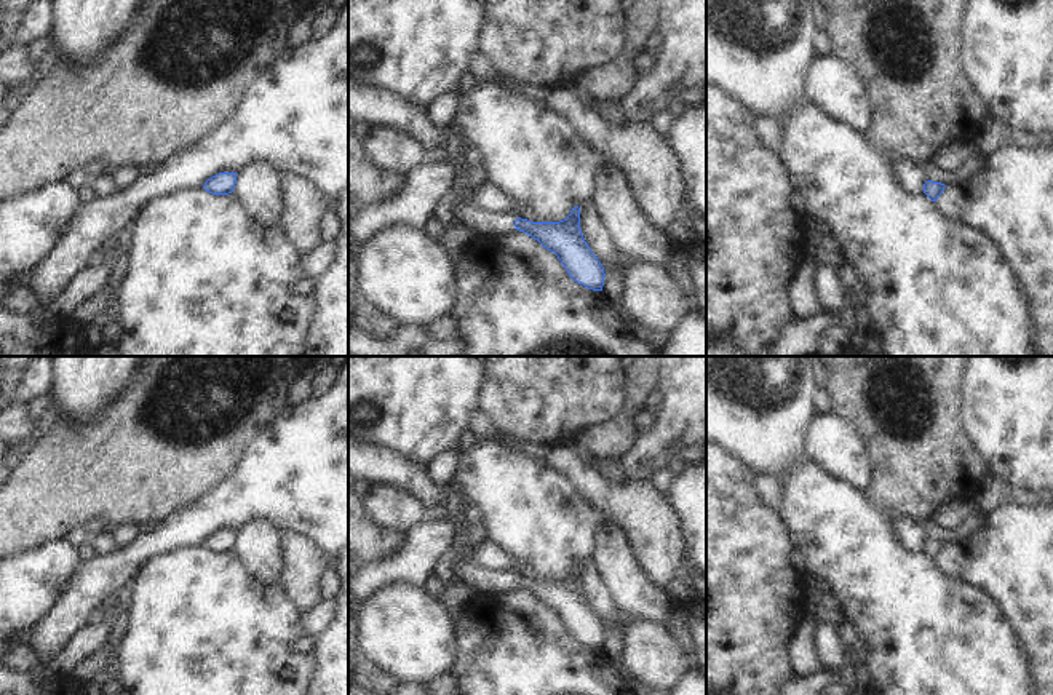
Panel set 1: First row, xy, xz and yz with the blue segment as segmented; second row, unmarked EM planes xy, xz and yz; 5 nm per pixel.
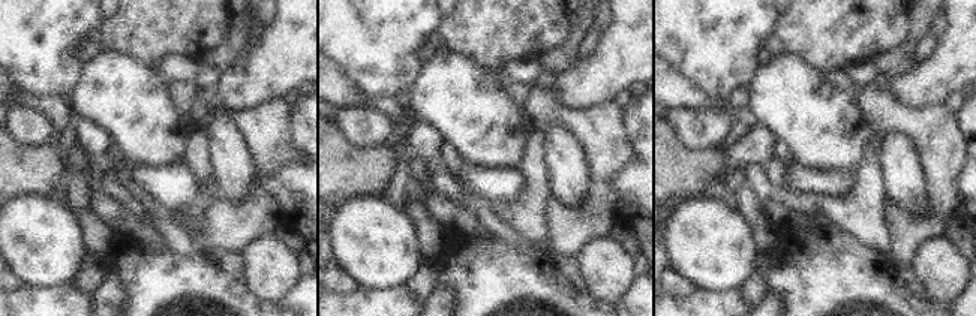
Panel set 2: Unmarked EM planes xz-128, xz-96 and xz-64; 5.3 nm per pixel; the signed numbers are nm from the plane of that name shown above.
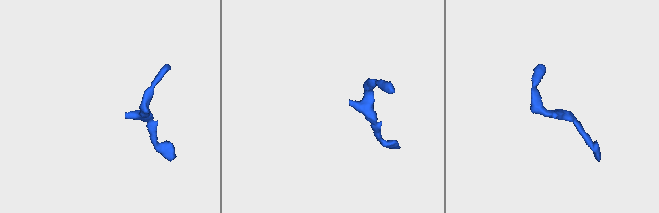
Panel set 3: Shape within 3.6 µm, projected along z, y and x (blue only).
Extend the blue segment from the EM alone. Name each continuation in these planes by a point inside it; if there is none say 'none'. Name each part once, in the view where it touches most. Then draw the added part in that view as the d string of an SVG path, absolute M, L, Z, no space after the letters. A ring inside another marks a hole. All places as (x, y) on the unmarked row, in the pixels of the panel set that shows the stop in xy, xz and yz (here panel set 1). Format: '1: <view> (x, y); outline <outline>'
1: xz (488, 580); outline M460 550L454 558L454 575L467 586L471 586L476 593L494 594L516 590L515 578L519 574L516 574L515 570L473 566Z

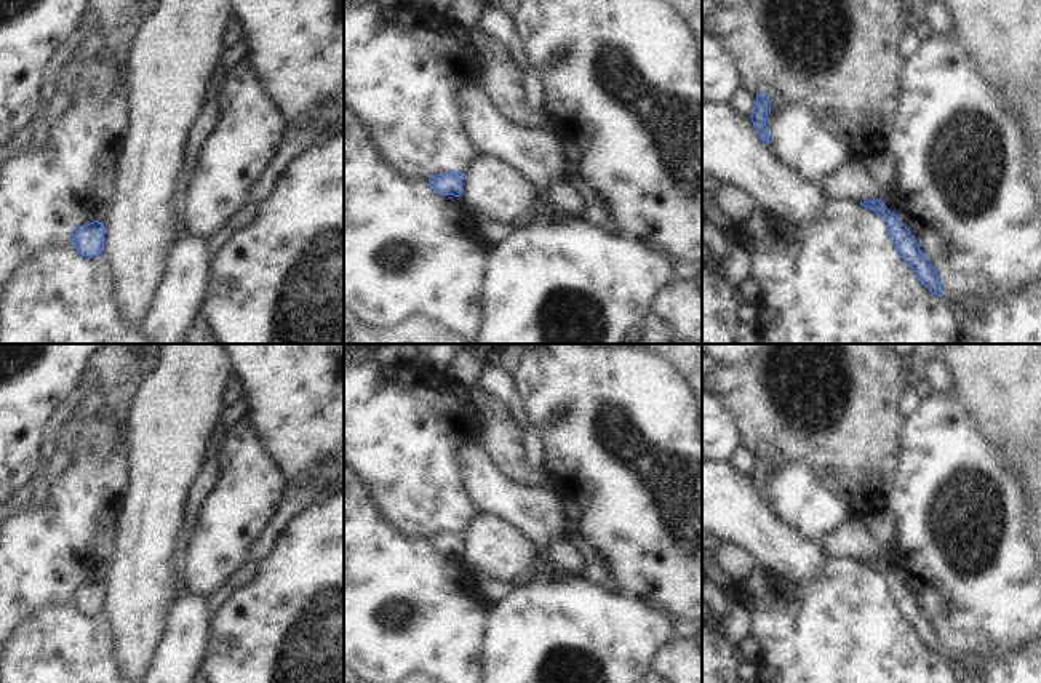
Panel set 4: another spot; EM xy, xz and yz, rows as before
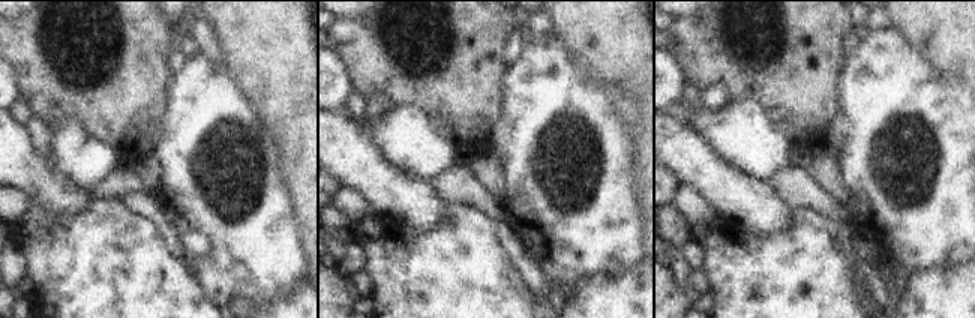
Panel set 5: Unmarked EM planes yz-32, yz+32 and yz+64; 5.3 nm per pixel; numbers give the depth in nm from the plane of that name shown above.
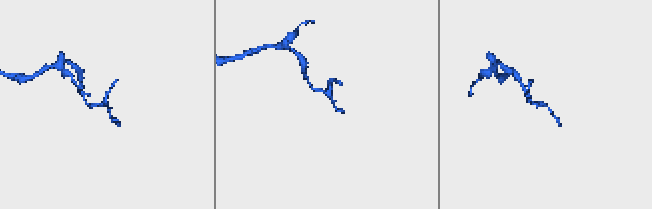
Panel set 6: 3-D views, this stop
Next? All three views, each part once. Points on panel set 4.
none

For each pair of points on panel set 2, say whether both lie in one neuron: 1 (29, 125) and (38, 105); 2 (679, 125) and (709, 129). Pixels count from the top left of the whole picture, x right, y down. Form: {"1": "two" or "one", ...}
{"1": "two", "2": "one"}

